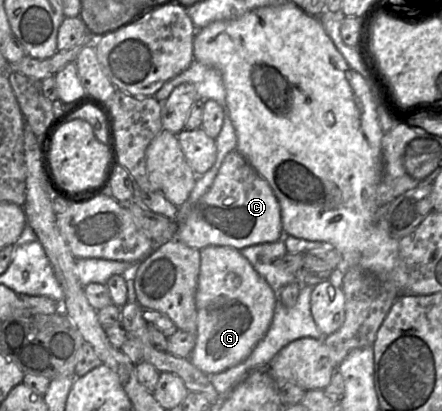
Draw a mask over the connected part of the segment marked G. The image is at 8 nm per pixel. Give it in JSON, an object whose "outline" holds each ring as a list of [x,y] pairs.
{"outline":[[[228,246],[201,249],[196,345],[189,357],[191,363],[203,373],[214,375],[246,360],[267,333],[276,302],[276,293],[239,250]]]}

